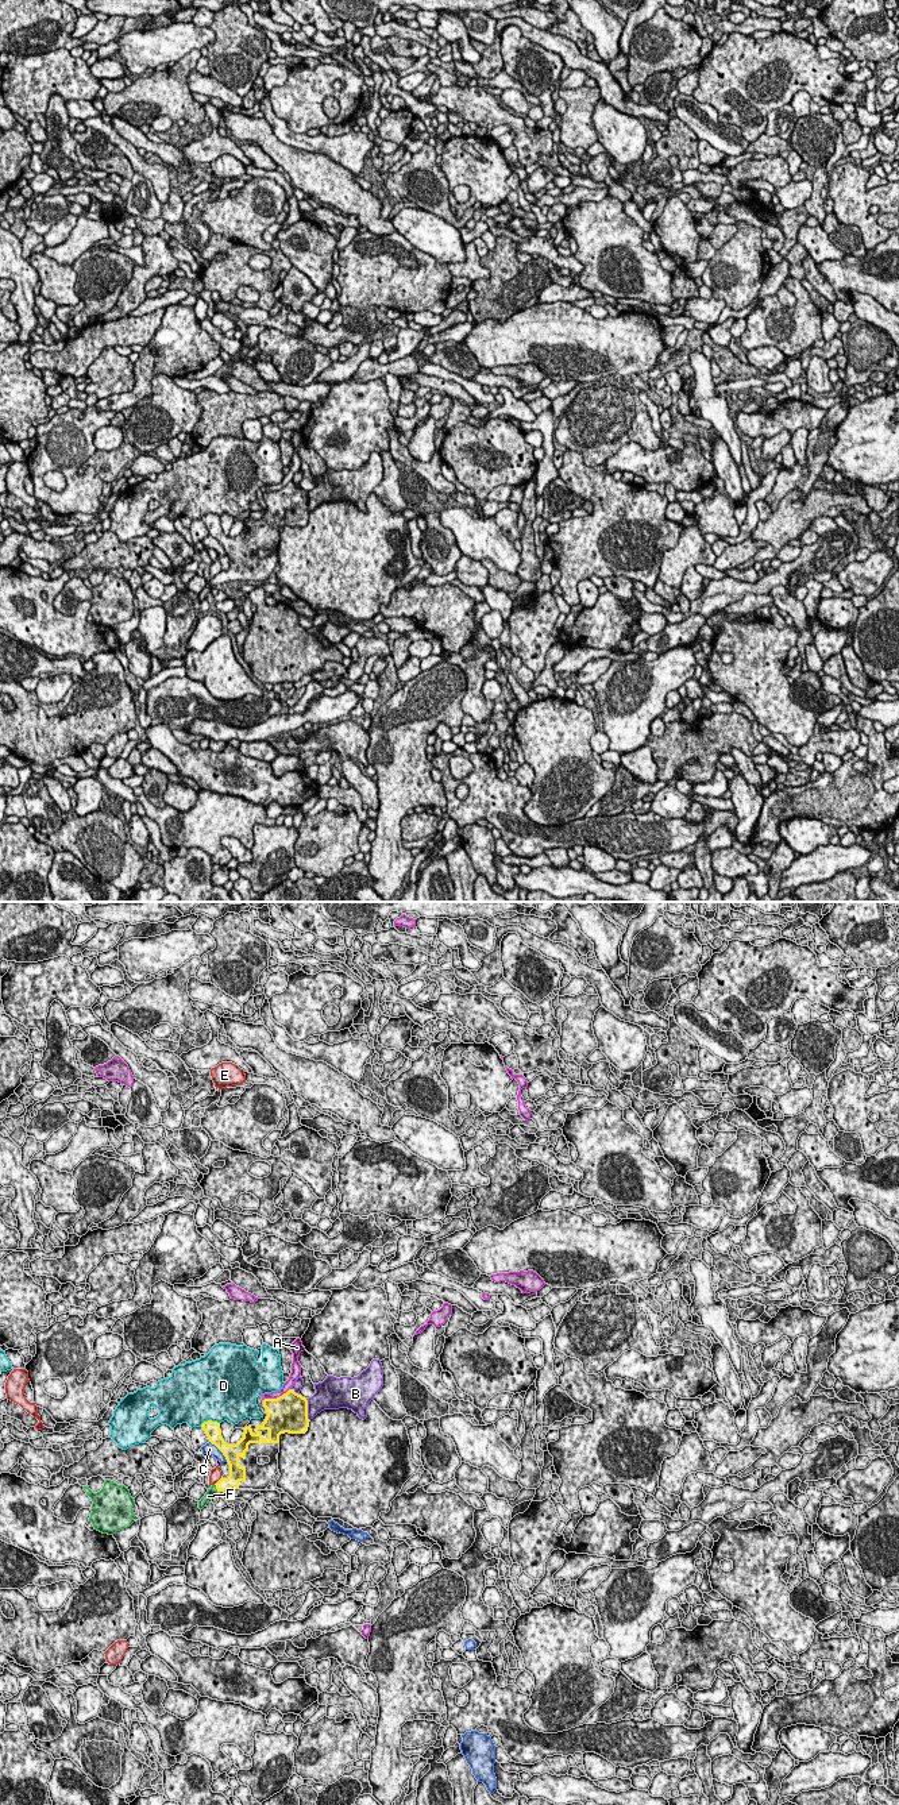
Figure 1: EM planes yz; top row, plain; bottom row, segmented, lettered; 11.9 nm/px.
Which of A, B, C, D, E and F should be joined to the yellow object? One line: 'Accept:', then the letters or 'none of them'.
Accept: F

